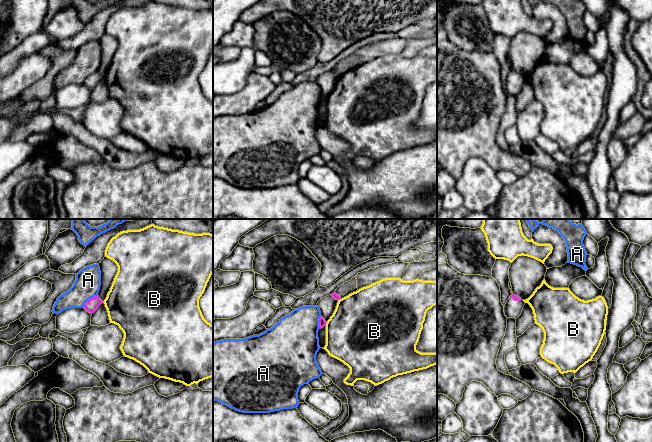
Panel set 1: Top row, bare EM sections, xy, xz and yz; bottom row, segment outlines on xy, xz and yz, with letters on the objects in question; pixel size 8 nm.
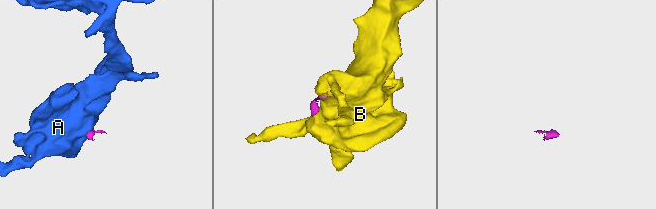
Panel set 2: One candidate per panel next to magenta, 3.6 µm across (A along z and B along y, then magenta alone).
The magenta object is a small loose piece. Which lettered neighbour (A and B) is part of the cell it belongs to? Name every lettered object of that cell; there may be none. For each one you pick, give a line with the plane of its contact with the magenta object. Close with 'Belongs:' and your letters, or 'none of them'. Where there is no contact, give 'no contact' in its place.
Belongs: none of them

